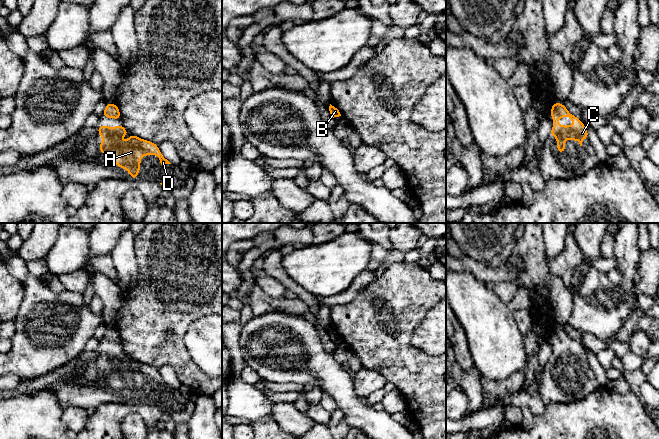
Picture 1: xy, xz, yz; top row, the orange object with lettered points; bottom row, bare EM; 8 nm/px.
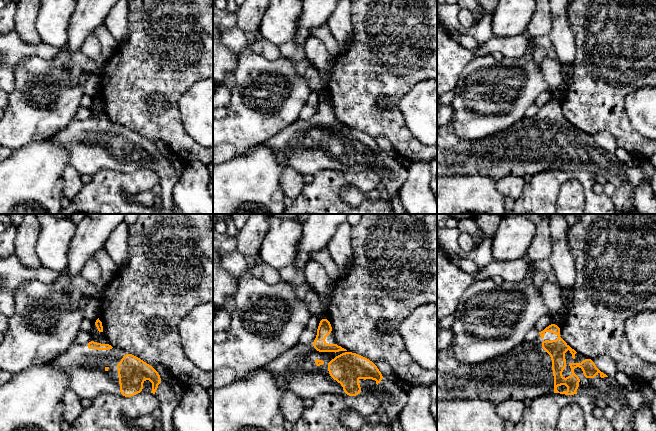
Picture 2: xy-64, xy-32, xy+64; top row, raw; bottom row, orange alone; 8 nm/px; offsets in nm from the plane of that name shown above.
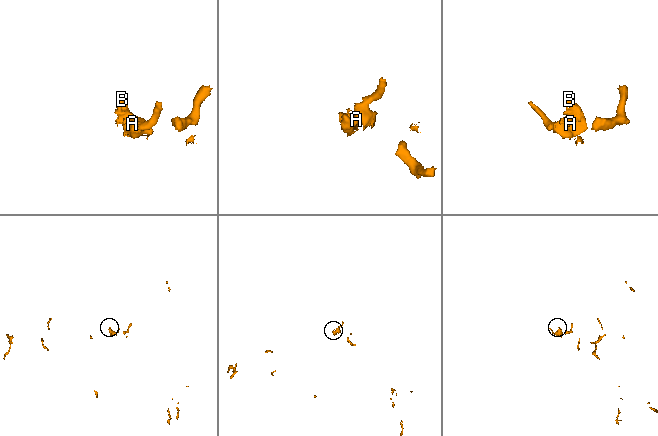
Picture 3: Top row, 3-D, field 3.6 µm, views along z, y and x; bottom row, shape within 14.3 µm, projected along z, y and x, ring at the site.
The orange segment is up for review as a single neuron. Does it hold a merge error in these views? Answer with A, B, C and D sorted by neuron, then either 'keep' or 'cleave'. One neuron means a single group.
A B C D | keep

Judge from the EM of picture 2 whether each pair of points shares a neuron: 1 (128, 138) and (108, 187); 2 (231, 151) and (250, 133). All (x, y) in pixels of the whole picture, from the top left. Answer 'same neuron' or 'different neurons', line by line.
1: different neurons
2: different neurons

